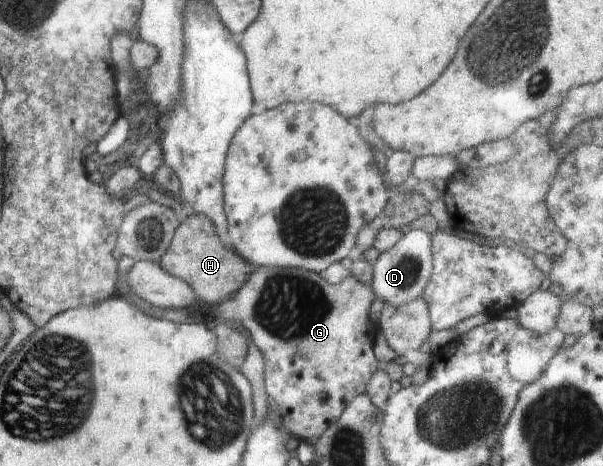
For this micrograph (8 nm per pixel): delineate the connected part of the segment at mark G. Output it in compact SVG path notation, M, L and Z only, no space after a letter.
M255 266L254 271L248 278L248 281L241 286L241 288L229 299L225 300L225 304L219 306L219 316L225 320L237 320L245 331L249 332L249 340L257 346L259 352L263 355L265 360L265 392L267 392L268 410L271 412L281 412L285 416L285 428L289 428L289 432L294 435L299 441L307 441L309 438L317 438L329 428L330 424L337 422L339 416L343 414L345 408L348 407L349 402L366 392L367 382L369 378L375 374L375 370L382 366L382 363L375 358L373 353L373 346L375 341L375 324L369 318L371 304L376 299L372 287L369 284L363 284L361 280L347 276L341 284L329 284L321 274L315 272L307 272L297 268L279 268L267 266Z

